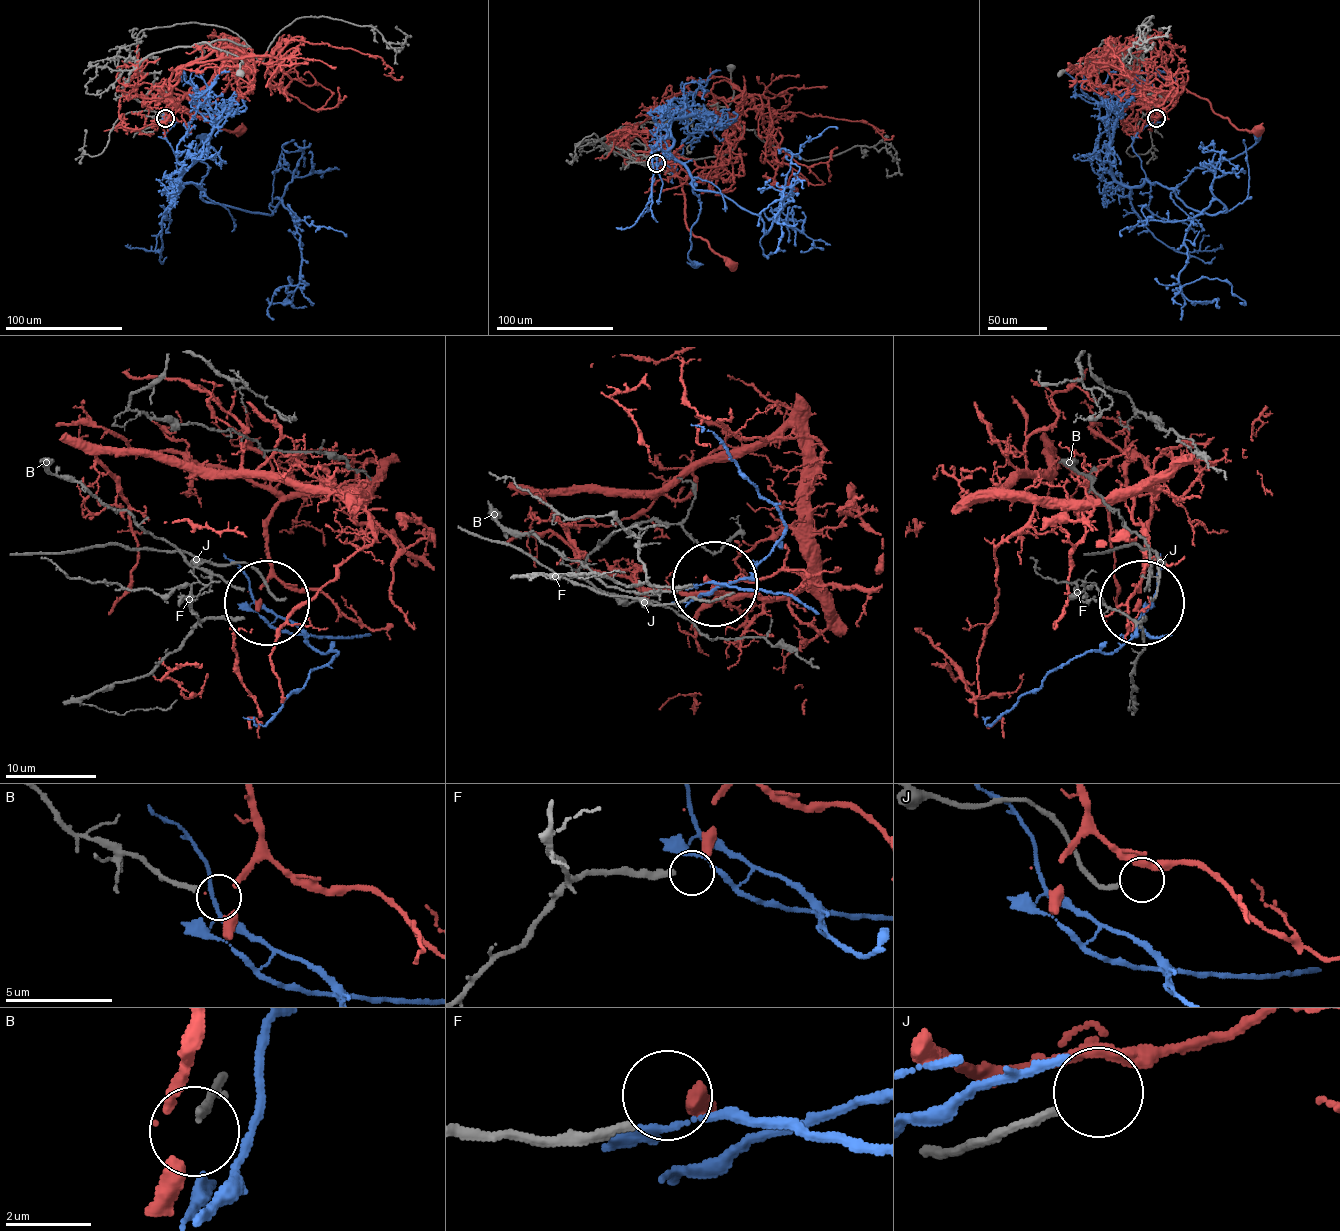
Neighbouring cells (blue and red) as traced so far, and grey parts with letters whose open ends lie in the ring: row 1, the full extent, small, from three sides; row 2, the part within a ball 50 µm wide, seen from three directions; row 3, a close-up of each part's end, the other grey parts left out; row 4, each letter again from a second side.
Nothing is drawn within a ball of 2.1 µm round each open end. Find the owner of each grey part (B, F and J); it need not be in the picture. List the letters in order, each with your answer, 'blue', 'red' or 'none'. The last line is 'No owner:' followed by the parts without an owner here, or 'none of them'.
B: none
F: red
J: none
No owner: B, J

